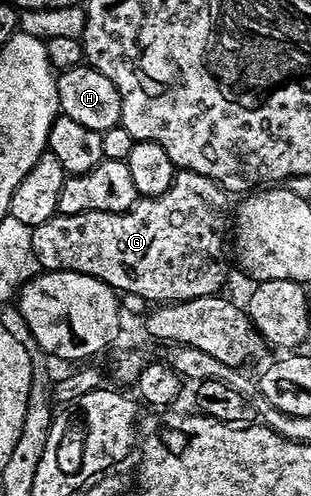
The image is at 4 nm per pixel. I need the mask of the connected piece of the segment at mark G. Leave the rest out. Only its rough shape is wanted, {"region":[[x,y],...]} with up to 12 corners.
{"region":[[184,169],[33,226],[43,270],[149,303],[223,292],[228,194]]}

